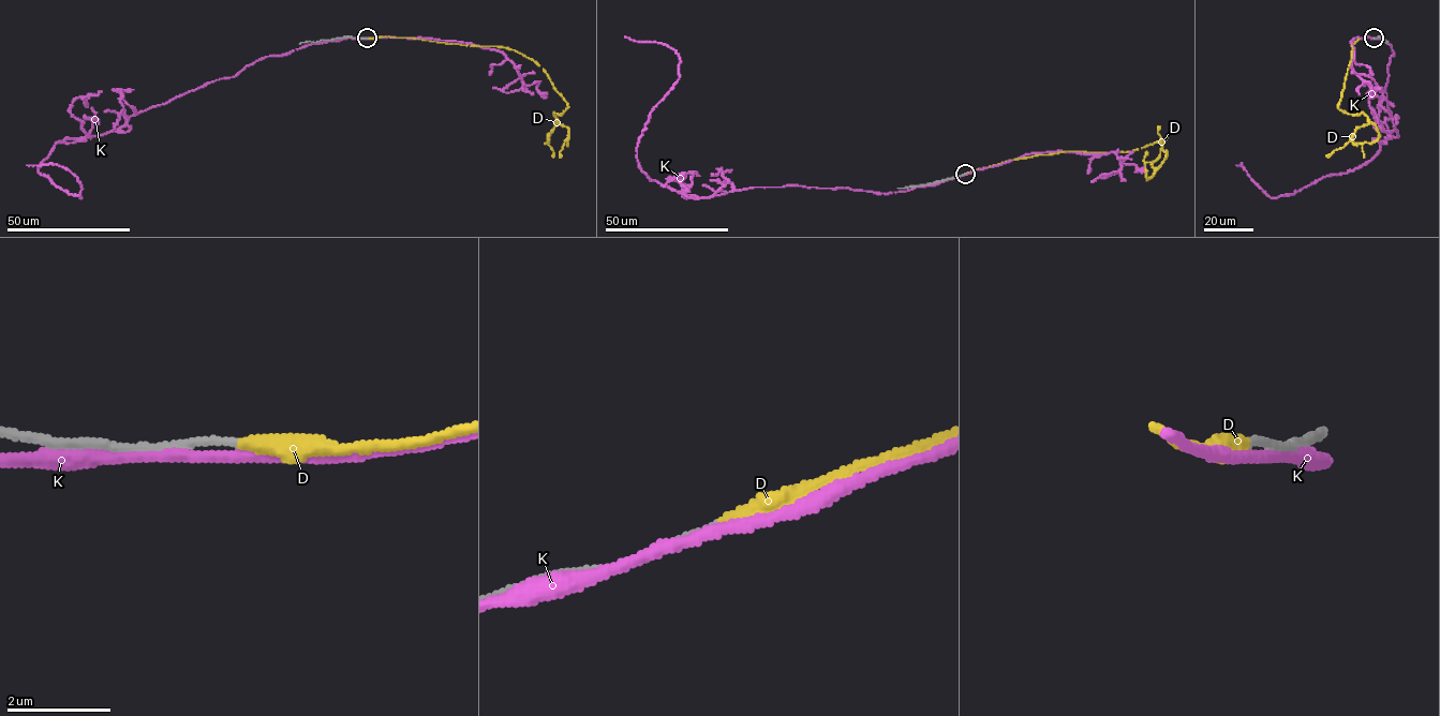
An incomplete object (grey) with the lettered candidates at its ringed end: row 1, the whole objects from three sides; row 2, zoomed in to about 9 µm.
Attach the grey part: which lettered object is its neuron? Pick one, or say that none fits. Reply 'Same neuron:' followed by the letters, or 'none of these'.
Same neuron: D

